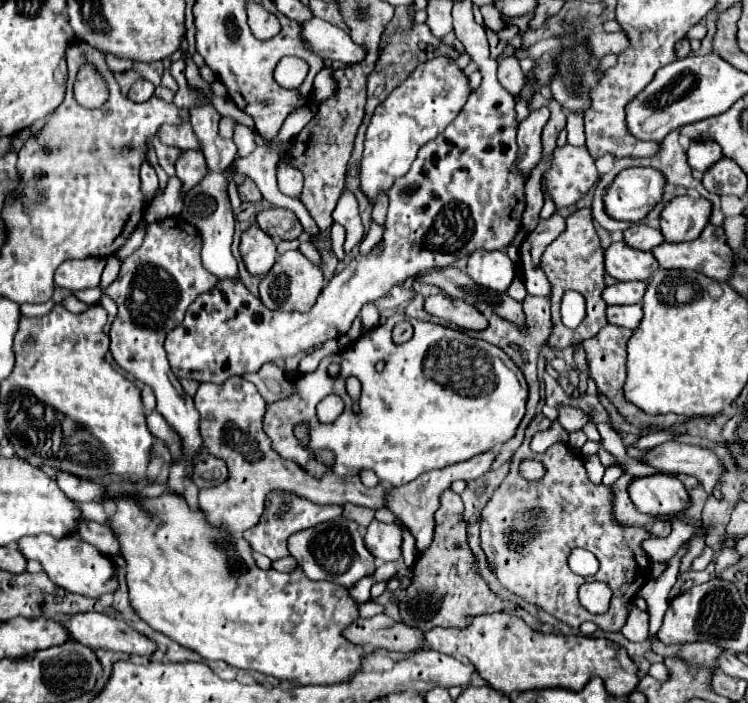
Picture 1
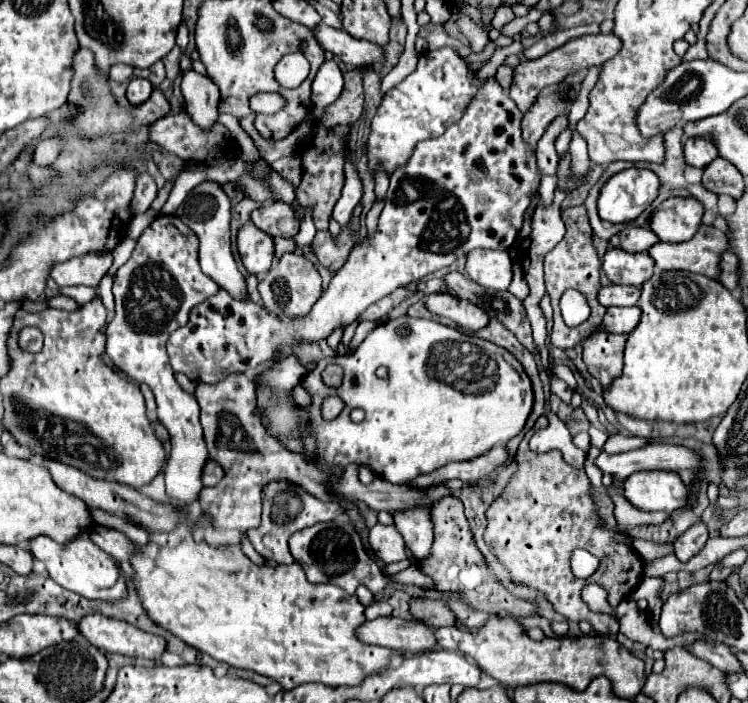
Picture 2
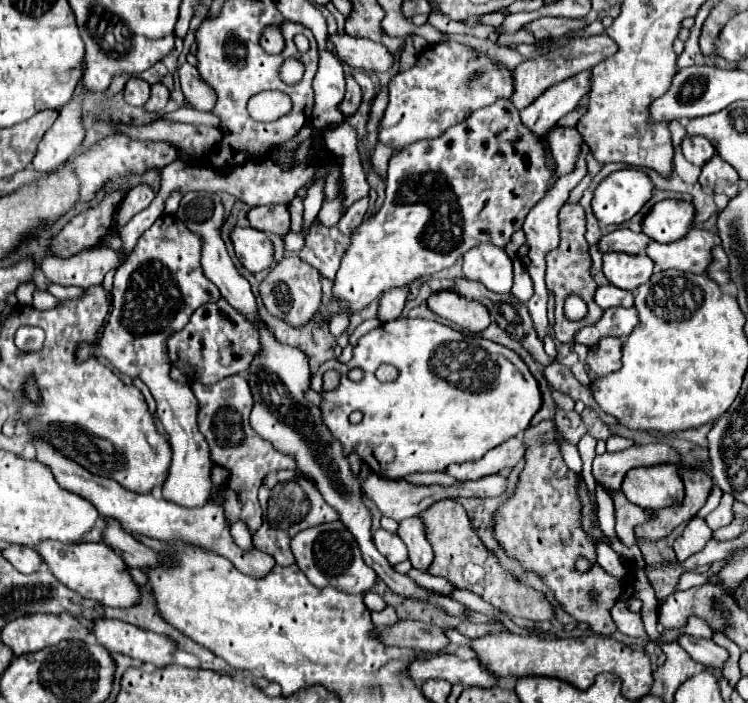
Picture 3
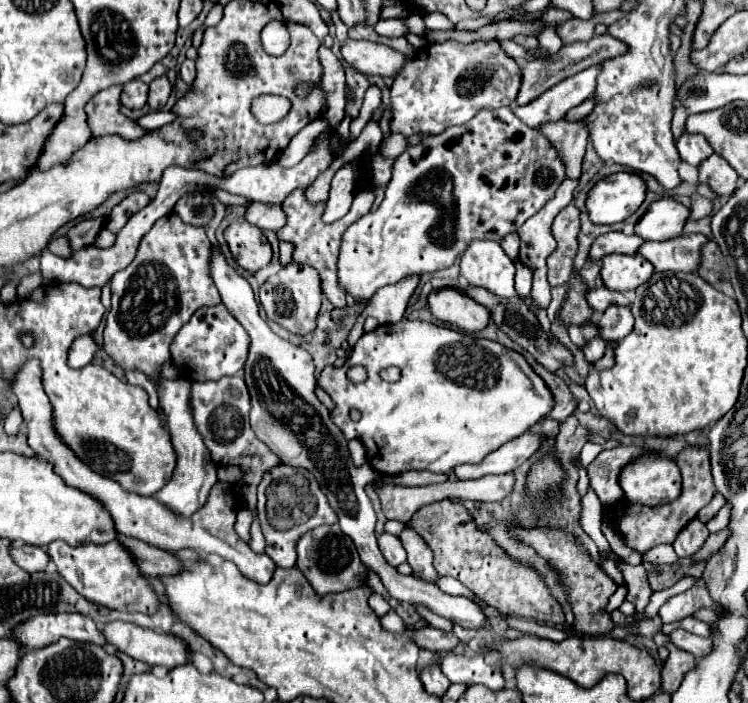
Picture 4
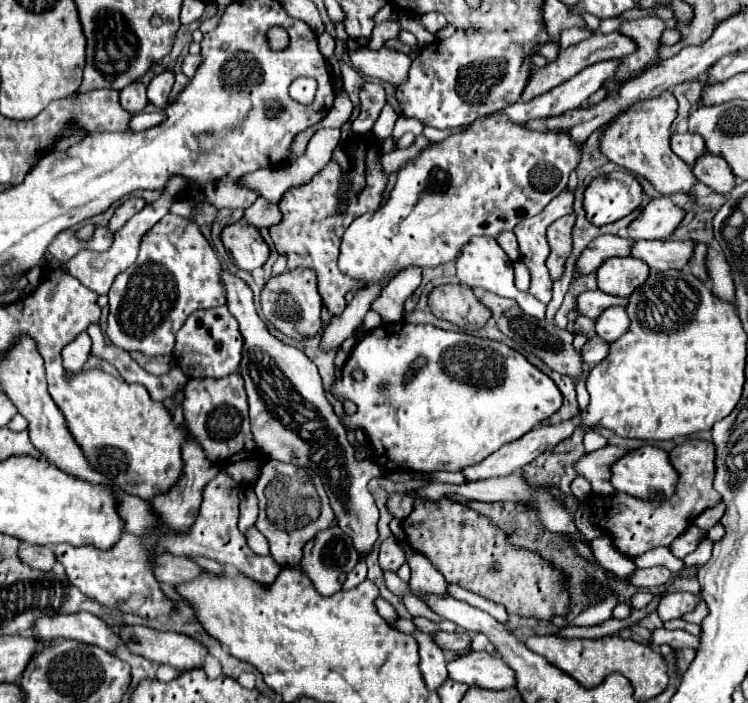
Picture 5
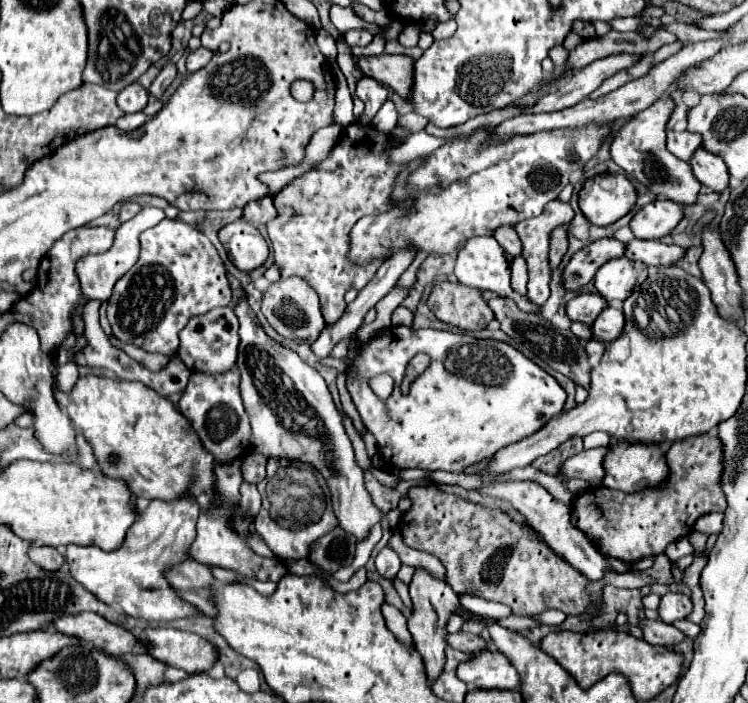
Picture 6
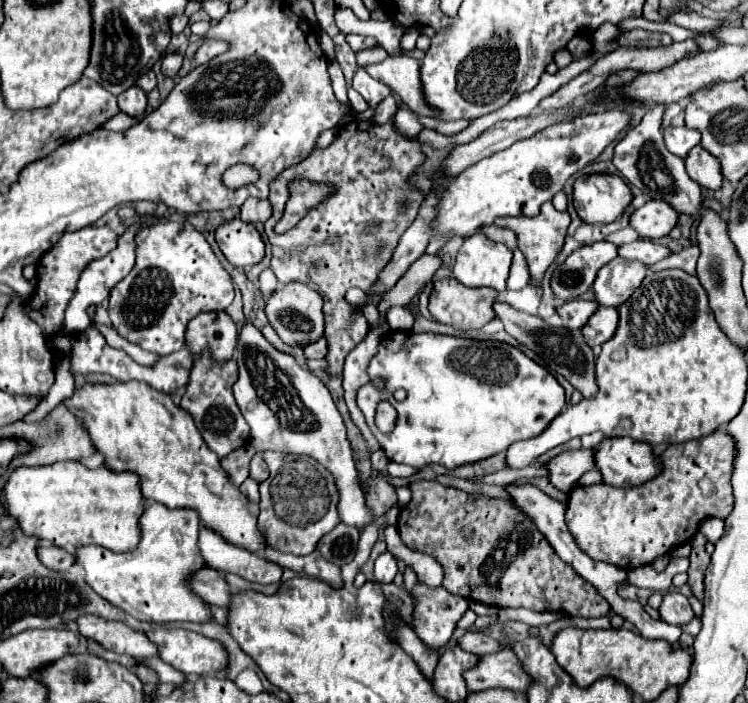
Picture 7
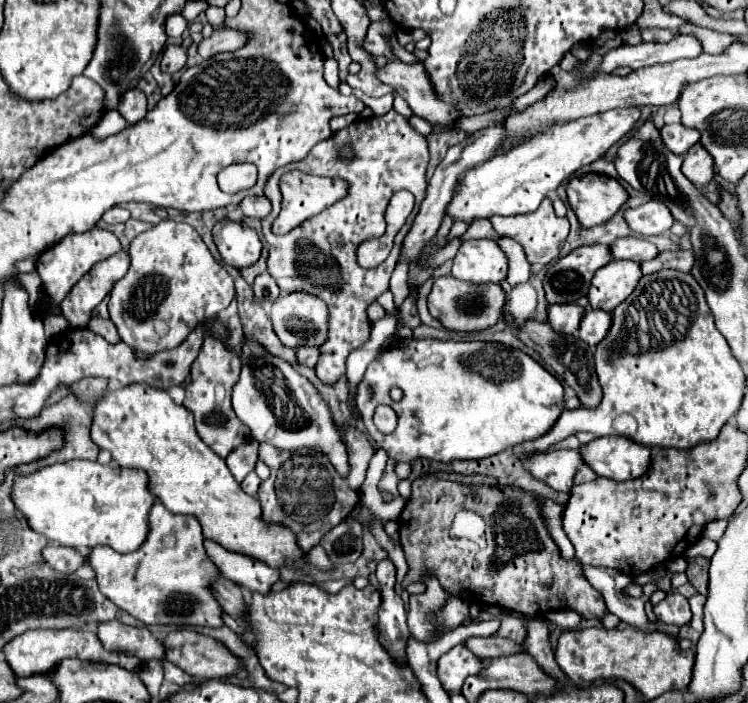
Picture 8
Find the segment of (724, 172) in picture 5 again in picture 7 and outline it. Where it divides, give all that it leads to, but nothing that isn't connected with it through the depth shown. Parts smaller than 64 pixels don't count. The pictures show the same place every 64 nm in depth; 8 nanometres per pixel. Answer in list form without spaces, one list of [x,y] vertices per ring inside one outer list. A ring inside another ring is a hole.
[[[694,146],[686,156],[686,172],[694,182],[698,182],[704,188],[716,190],[722,184],[720,162],[714,160],[714,156],[702,146]]]

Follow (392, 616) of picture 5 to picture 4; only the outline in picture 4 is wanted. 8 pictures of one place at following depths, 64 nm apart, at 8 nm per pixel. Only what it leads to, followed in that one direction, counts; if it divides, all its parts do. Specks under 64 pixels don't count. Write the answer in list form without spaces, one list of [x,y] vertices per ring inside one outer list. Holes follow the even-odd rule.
[[[372,594],[372,596],[370,596],[368,604],[372,606],[372,610],[374,610],[378,616],[384,616],[384,614],[390,610],[390,604],[388,604],[384,598],[378,598],[376,594]]]

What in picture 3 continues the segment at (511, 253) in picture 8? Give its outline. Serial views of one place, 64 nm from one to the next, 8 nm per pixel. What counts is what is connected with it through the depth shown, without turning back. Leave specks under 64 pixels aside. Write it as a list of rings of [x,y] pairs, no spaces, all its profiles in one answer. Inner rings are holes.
[[[516,258],[514,260],[514,286],[512,286],[512,294],[522,300],[522,302],[528,302],[530,296],[532,296],[532,280],[526,272],[526,268],[522,266],[522,262]]]

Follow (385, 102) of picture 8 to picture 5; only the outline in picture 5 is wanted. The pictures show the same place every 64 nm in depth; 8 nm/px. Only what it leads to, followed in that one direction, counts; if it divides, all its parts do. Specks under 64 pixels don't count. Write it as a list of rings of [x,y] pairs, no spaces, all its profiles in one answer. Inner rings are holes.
[[[386,104],[386,106],[382,108],[378,120],[374,122],[372,132],[374,132],[380,140],[390,138],[390,136],[392,136],[392,130],[394,130],[394,122],[396,122],[396,118],[398,118],[398,114],[394,112],[394,108],[392,108],[390,104]]]

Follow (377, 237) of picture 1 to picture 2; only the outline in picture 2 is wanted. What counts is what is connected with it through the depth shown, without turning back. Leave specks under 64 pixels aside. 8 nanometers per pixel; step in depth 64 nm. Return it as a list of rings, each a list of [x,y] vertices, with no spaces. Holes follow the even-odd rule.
[[[376,200],[370,211],[366,215],[366,226],[368,230],[368,236],[372,236],[376,232],[377,220],[384,207],[385,201]]]

